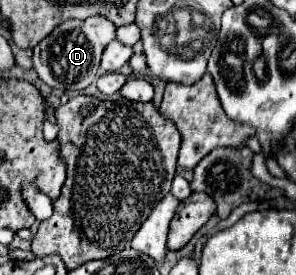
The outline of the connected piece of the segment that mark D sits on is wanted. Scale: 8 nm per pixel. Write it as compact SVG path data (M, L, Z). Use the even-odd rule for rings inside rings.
M105 17L63 21L57 29L51 31L49 37L45 37L33 49L33 67L37 75L53 89L81 91L97 81L101 55L113 39L115 39L115 25L109 23Z

